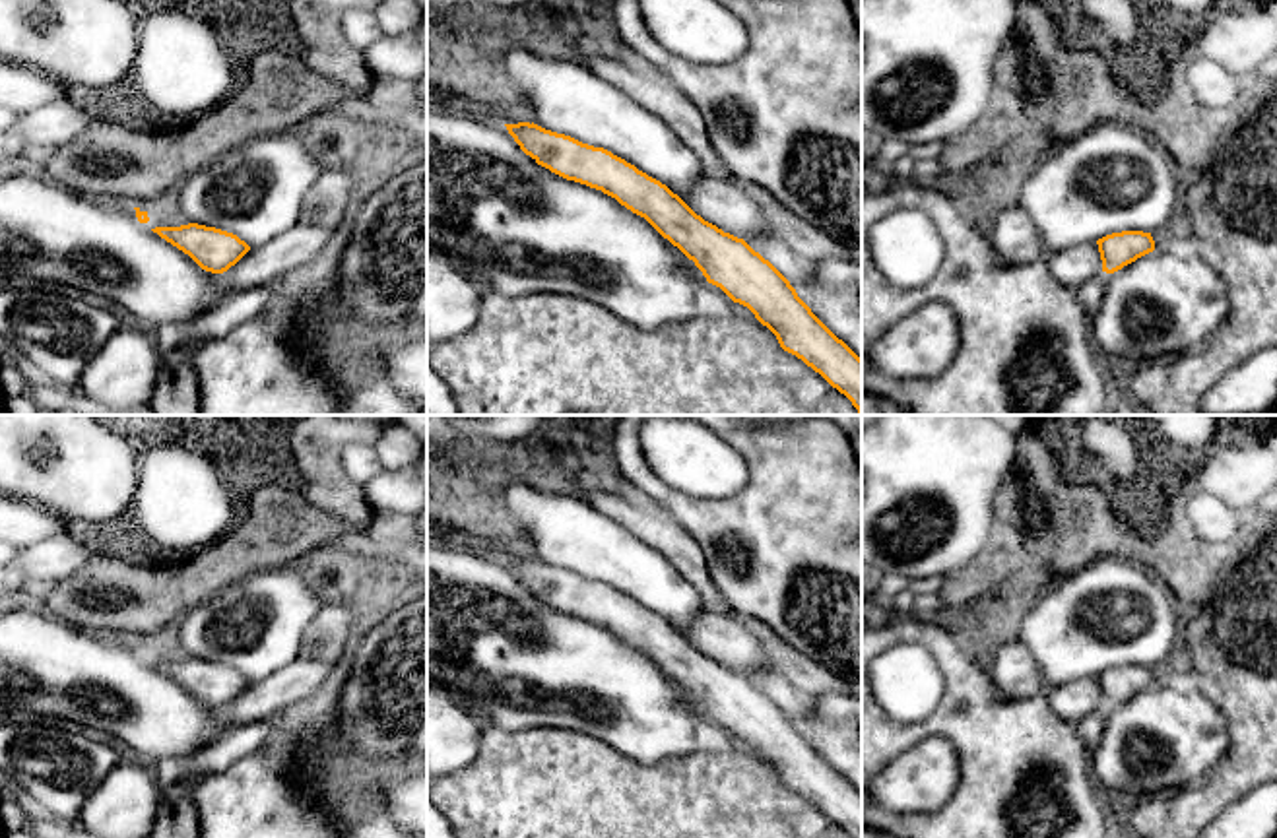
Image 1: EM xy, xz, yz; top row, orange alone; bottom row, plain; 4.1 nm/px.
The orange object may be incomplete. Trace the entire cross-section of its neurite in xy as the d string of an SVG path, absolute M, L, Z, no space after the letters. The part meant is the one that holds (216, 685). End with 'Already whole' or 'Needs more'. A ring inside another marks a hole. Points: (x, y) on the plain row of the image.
M198 658L151 665L188 689L202 704L217 708L229 727L281 716L293 702L318 689L334 667L297 658L270 677L250 683L233 667Z. Needs more

